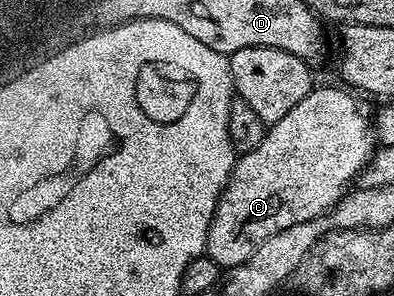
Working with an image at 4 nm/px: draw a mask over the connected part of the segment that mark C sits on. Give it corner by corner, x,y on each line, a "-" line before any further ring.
321,87
311,89
308,96
300,99
300,103
296,103
296,107
292,107
292,111
288,111
288,115
284,115
284,119
280,119
275,125
267,128
260,147
241,154
235,160
234,170
230,172
226,189
222,192
222,198
218,201
212,223
208,227
208,239
206,240
205,256
214,260
223,270
229,271
235,269
238,265
243,265
256,251
256,247
260,247
260,243
264,243
264,239
272,239
272,235
276,235
288,227
296,227
296,223
308,223
309,221
316,220
317,217
329,213
338,204
341,197
346,196
351,188
350,181
357,182
362,170
370,164
370,158
376,152
376,134
371,114
366,114
365,107
354,98
357,96
353,92
347,91
345,88
342,89
321,89

